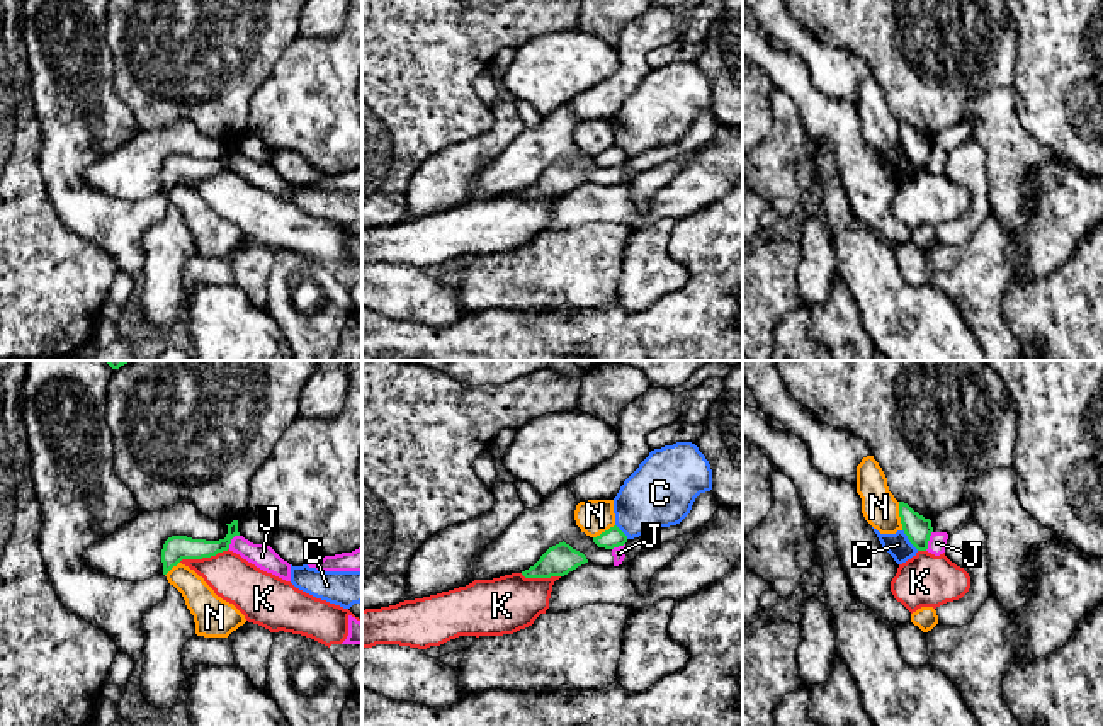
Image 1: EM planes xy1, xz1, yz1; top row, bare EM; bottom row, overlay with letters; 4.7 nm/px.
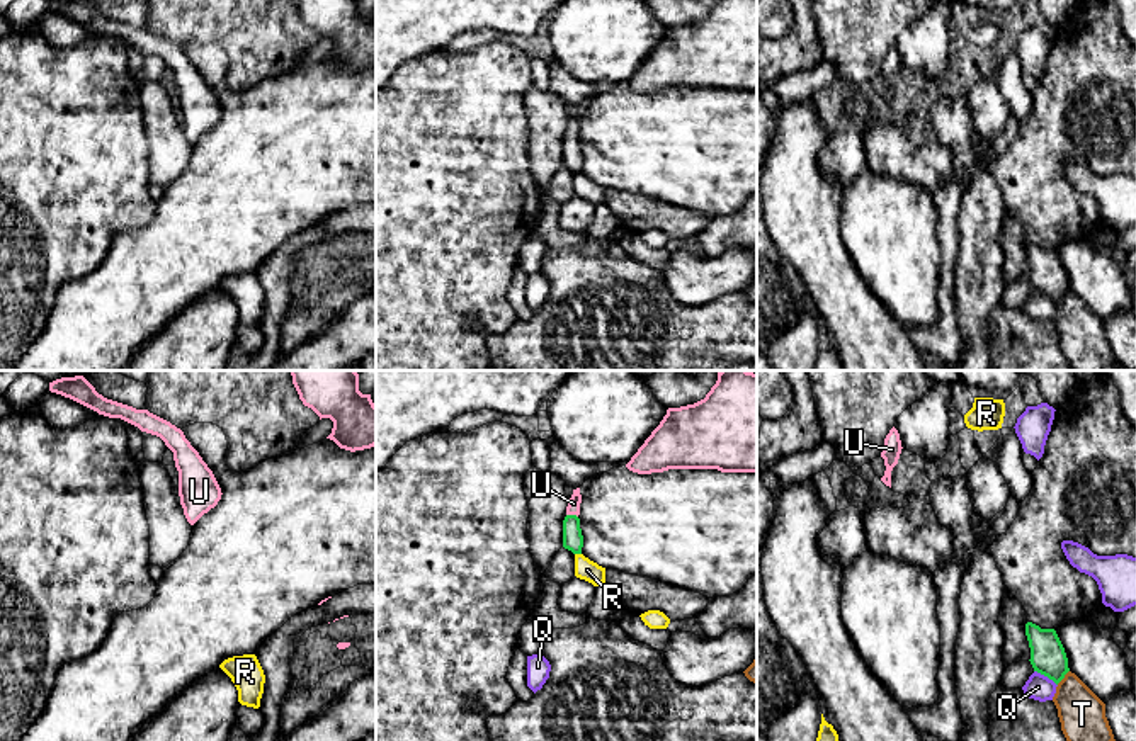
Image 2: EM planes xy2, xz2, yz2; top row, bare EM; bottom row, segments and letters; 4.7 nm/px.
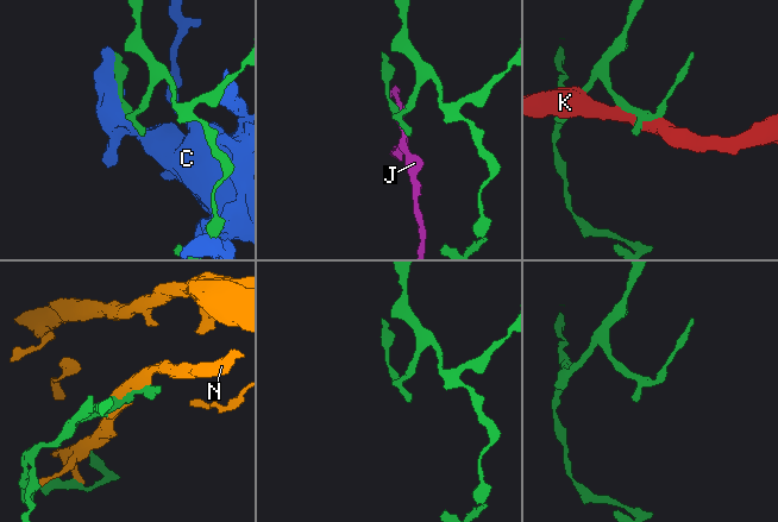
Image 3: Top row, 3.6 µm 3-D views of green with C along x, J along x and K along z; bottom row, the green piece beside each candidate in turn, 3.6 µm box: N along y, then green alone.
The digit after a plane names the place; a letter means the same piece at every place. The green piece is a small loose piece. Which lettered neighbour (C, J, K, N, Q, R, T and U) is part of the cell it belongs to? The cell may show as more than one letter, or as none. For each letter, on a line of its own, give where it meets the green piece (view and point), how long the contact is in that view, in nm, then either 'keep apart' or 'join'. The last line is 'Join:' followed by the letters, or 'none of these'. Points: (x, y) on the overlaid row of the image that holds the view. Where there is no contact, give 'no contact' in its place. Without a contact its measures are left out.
C: meets green in yz1 at (908, 538); contact 130 nm long; keep apart
J: meets green in yz1 at (927, 541); contact 100 nm long; keep apart
K: meets green in xy1 at (203, 556); contact 240 nm long; keep apart
N: meets green in yz1 at (899, 516); contact 140 nm long; keep apart
Q: meets green in yz2 at (1046, 675); contact 130 nm long; keep apart
R: meets green in xz2 at (579, 553); contact 30 nm long; keep apart
T: meets green in yz2 at (1063, 677); contact 90 nm long; keep apart
U: meets green in xz2 at (572, 515); contact 60 nm long; join
Join: U

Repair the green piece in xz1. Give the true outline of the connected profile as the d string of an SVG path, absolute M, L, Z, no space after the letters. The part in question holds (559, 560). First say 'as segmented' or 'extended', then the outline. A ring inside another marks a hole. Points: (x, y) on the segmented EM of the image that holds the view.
as segmented; M563 541L549 547L540 559L522 571L522 575L525 578L564 576L585 563L588 563L586 556Z

